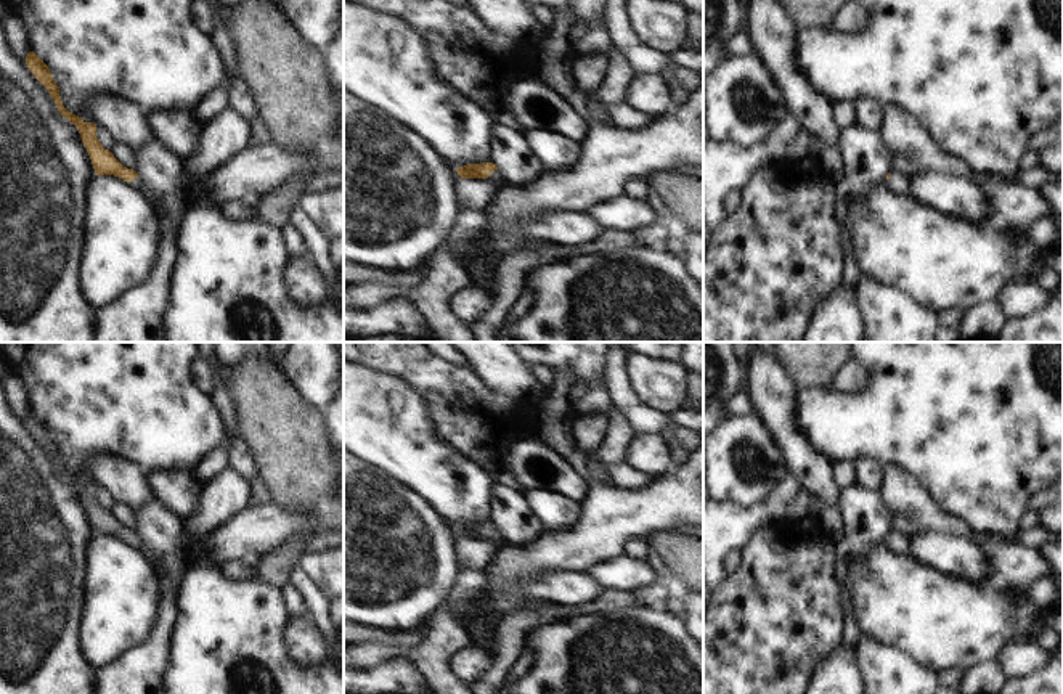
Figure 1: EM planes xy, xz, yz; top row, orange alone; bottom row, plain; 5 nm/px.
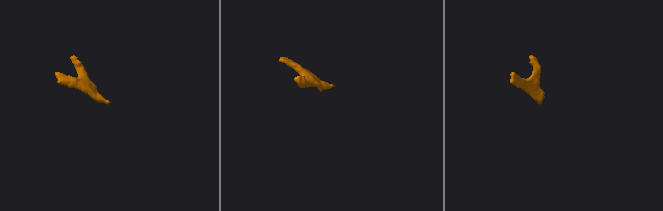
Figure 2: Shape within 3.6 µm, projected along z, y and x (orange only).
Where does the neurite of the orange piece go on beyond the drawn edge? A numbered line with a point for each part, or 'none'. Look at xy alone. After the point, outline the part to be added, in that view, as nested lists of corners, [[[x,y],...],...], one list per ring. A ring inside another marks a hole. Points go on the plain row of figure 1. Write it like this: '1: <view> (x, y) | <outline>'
1: xy (137, 543) | [[[140,537],[138,538],[133,538],[132,541],[130,541],[130,545],[135,548],[135,549],[138,549],[143,556],[146,556],[149,561],[151,561],[151,564],[156,567],[156,559],[151,556],[151,553],[145,548],[145,545],[143,545],[143,541],[140,540]]]

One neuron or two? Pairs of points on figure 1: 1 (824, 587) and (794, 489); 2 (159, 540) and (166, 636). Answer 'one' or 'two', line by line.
1: two
2: one

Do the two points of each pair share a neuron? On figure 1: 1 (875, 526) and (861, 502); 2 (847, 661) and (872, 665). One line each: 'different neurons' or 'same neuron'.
1: same neuron
2: different neurons

